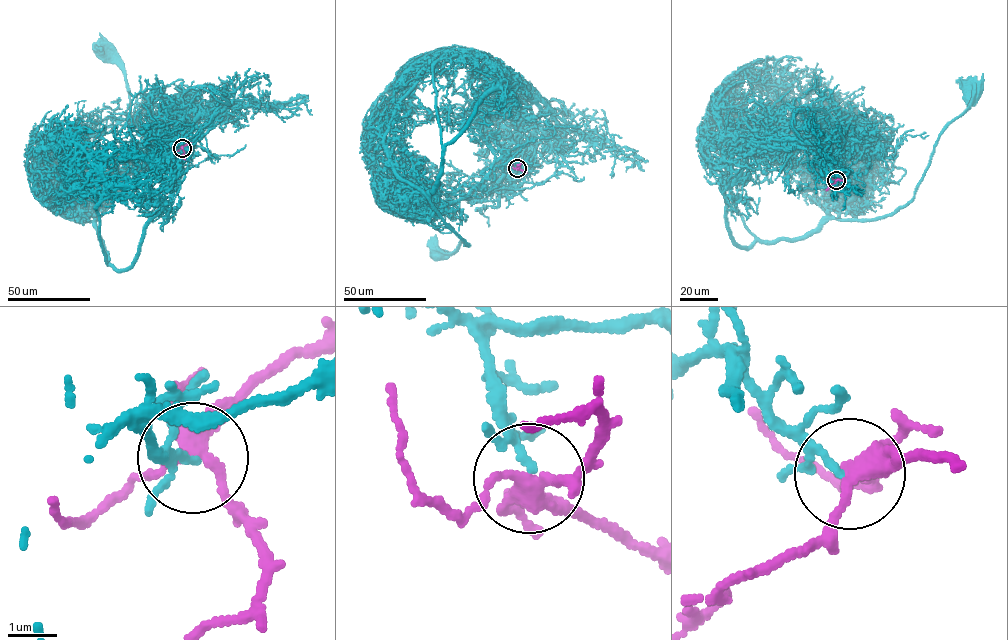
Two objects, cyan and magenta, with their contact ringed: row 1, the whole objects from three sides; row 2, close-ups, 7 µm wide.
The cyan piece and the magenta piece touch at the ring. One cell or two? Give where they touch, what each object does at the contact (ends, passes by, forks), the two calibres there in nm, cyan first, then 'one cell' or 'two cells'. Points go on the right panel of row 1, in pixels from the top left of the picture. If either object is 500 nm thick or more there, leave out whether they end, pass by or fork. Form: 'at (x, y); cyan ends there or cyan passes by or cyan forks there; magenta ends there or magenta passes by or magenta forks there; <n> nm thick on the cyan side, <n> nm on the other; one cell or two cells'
at (836, 180); cyan passes by; magenta forks there; 100 nm thick on the cyan side, 280 nm on the other; one cell

